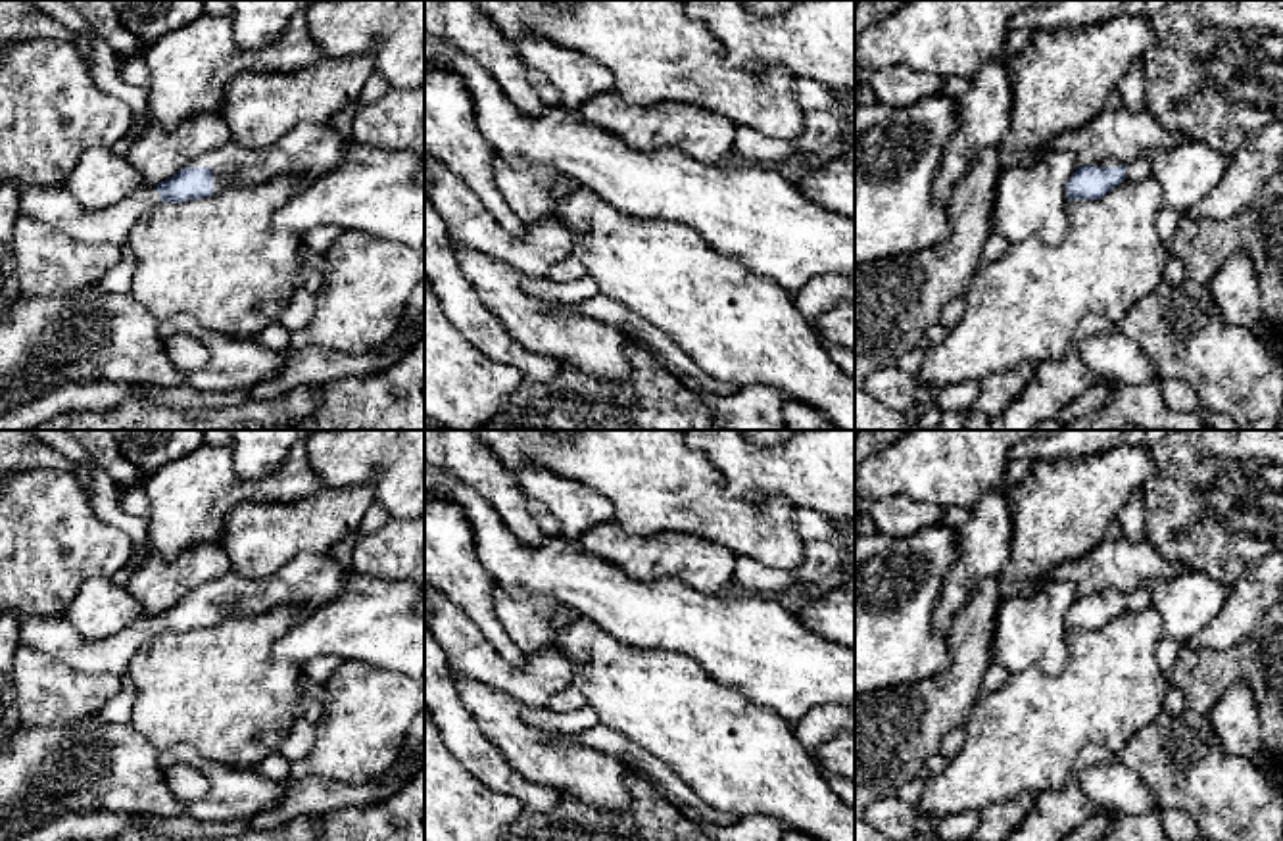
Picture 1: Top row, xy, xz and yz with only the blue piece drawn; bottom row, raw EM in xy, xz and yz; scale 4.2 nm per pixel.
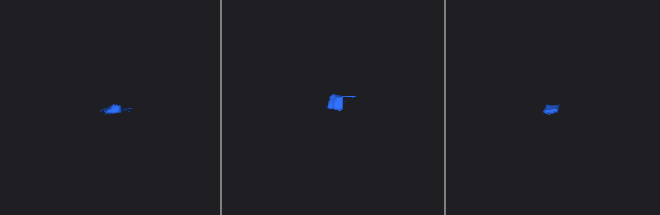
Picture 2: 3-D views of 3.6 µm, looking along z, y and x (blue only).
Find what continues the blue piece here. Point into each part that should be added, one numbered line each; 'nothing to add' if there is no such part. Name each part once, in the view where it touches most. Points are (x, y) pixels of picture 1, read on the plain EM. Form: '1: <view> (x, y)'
1: xy (310, 578)
2: xy (54, 636)

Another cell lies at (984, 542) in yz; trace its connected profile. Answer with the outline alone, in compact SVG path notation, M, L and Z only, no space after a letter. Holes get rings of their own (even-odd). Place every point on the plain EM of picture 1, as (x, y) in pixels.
M1124 444L1079 459L1041 461L1014 488L987 492L972 507L970 520L956 528L958 555L943 582L933 632L947 636L953 616L966 607L983 578L999 576L1016 588L1035 578L1049 580L1062 563L1099 547L1122 507L1133 493L1143 493L1154 474L1150 449Z

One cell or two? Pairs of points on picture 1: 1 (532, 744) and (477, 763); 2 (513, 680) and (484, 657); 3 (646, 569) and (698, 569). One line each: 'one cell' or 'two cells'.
1: two cells
2: one cell
3: one cell

